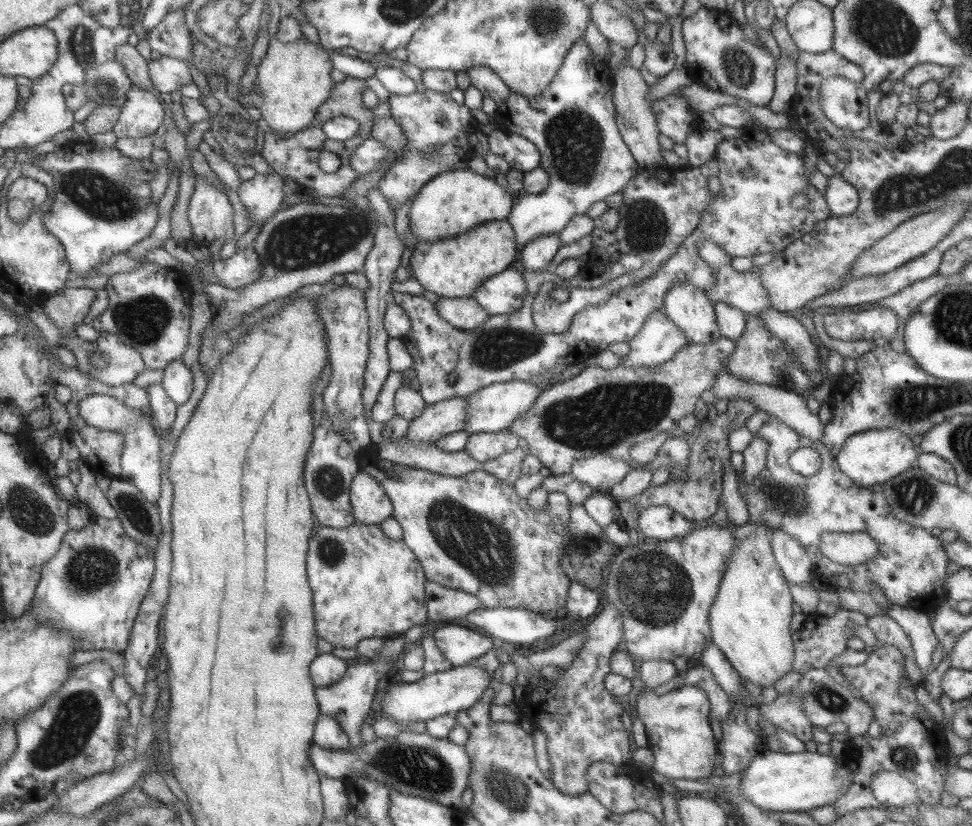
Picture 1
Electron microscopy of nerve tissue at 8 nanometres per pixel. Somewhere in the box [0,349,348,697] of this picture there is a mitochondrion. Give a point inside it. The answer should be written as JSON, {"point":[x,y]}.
{"point":[92,568]}

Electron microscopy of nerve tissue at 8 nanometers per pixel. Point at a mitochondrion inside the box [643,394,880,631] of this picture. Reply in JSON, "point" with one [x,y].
{"point":[780,499]}

